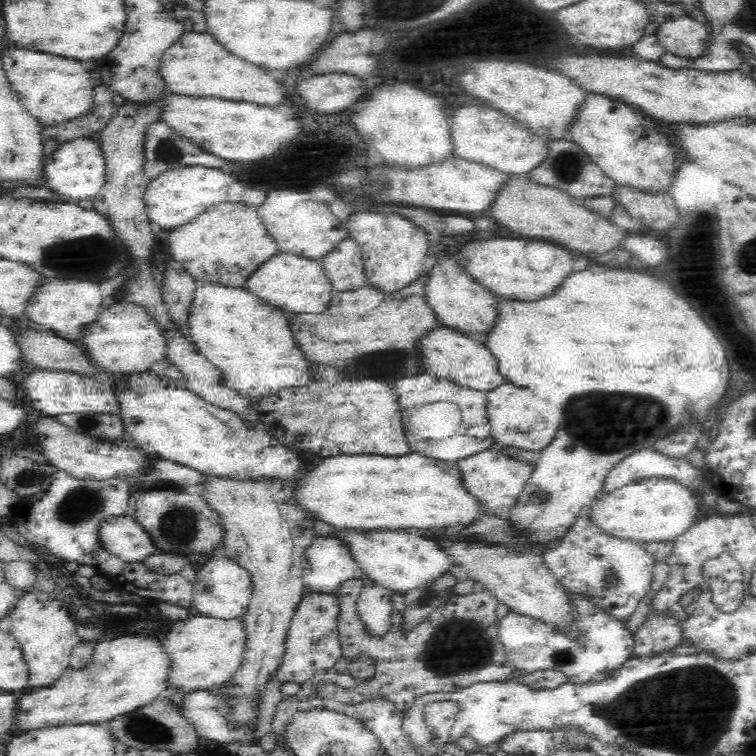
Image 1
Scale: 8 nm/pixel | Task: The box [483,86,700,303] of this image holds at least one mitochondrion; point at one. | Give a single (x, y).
(568, 165)

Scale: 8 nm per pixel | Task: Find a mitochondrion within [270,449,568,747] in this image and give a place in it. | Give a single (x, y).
(468, 658)

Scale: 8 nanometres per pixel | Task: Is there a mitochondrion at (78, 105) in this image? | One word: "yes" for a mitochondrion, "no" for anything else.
no

